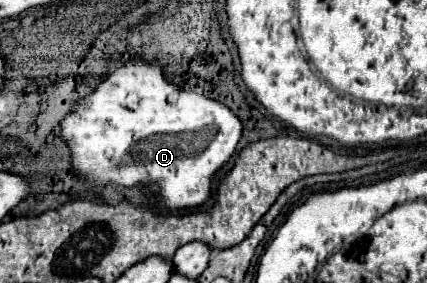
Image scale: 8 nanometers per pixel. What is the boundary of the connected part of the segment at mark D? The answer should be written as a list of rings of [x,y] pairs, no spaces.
[[[130,59],[124,67],[110,73],[86,99],[76,105],[76,111],[62,121],[62,135],[72,151],[72,167],[78,175],[94,185],[116,183],[122,187],[148,185],[162,193],[158,209],[182,211],[202,205],[210,195],[214,173],[232,157],[242,135],[240,119],[224,105],[192,91],[178,91],[168,83],[162,69],[142,59]]]

